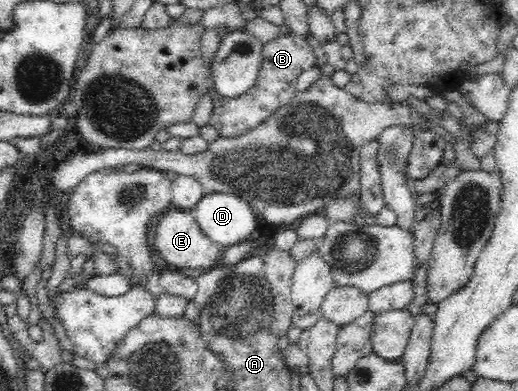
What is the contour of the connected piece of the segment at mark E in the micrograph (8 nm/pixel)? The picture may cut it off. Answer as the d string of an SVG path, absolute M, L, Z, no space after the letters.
M173 207L173 211L165 213L159 221L157 221L157 231L155 231L155 251L161 253L161 257L169 263L175 265L177 271L188 269L203 269L205 271L212 270L221 266L222 255L225 252L221 245L217 245L211 241L205 233L202 232L201 226L190 211L177 211L177 207Z

